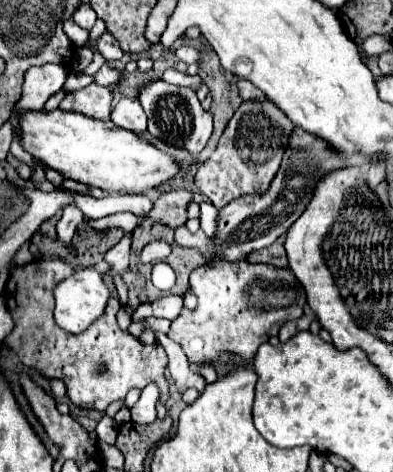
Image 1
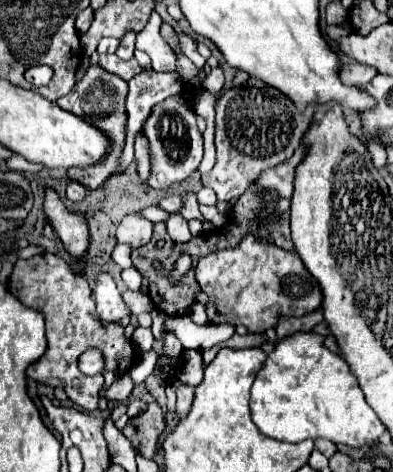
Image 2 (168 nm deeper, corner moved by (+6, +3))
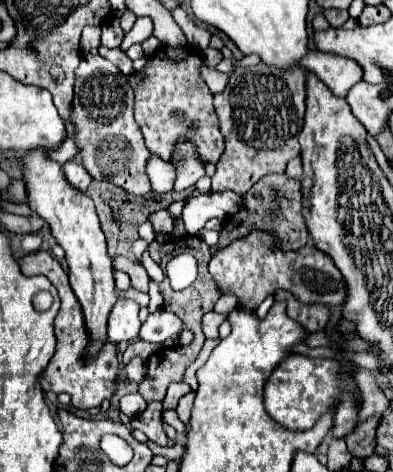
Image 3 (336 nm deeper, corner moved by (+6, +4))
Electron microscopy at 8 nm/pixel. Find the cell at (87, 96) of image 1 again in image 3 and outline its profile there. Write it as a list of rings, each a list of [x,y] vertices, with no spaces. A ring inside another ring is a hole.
[[[85,53],[81,59],[81,65],[75,71],[75,97],[73,97],[73,113],[71,121],[77,129],[73,141],[79,147],[79,159],[81,165],[85,165],[87,173],[95,181],[111,181],[119,187],[123,187],[131,195],[145,195],[149,193],[151,185],[145,173],[145,163],[149,159],[149,149],[143,143],[143,135],[133,119],[133,89],[129,87],[129,79],[107,59],[101,55]]]

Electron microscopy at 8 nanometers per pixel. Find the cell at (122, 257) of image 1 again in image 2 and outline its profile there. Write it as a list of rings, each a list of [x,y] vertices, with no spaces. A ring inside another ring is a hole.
[[[139,212],[129,214],[117,228],[117,242],[129,242],[133,248],[147,244],[153,236],[153,222],[143,218]]]

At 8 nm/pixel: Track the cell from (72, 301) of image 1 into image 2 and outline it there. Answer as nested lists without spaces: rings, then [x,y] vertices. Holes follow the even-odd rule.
[[[103,272],[97,274],[93,298],[97,302],[97,314],[103,322],[121,322],[125,316],[131,316],[129,306],[123,302],[123,298],[109,274],[103,274]]]

